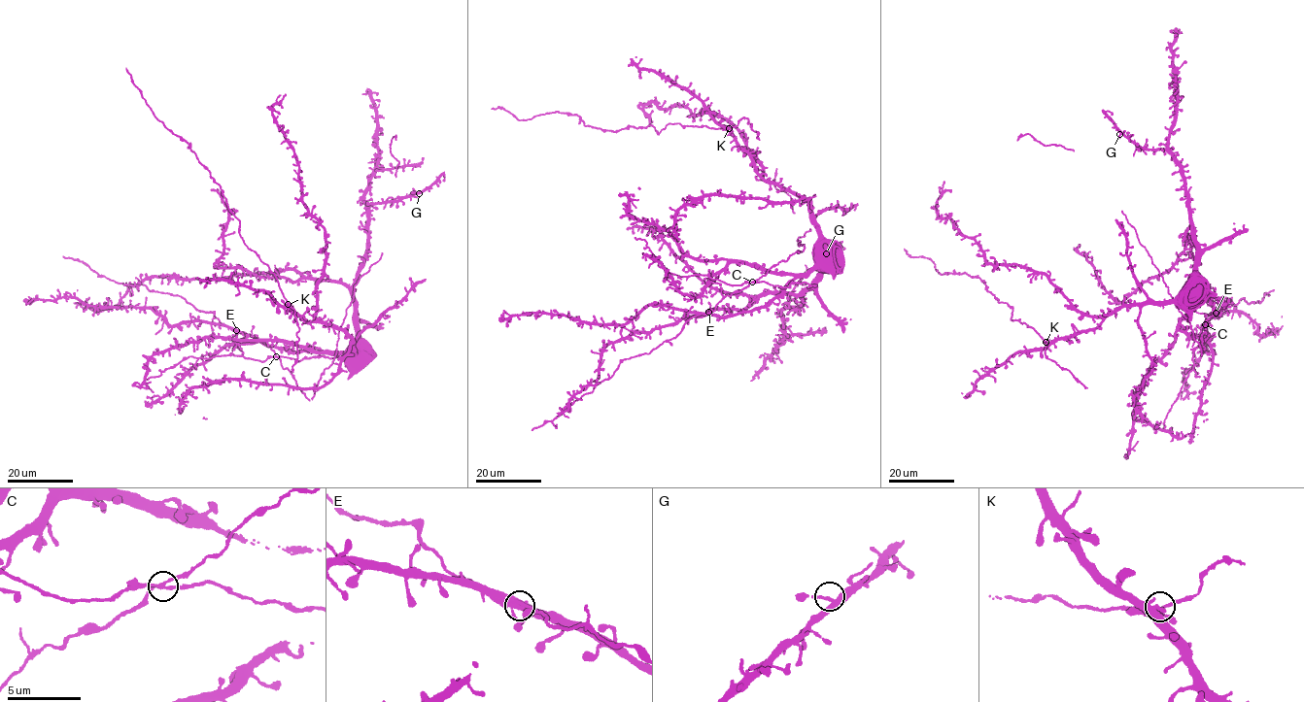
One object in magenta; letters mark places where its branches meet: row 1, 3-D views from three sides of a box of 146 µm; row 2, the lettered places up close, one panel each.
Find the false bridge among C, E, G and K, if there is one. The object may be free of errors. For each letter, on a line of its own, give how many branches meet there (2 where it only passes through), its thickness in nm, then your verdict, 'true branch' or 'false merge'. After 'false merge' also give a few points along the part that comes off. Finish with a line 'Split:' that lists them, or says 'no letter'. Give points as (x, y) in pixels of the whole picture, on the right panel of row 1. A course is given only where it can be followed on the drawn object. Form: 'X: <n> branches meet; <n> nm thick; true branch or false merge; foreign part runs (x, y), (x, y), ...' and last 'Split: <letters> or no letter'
C: 4 branches meet; 190 nm thick; false merge; foreign part runs (1205, 325), (1208, 336), (1194, 350), (1194, 365), (1164, 419), (1163, 428)
E: 4 branches meet; 280 nm thick; true branch
G: 3 branches meet; 280 nm thick; true branch
K: 5 branches meet; 180 nm thick; true branch
Split: C

